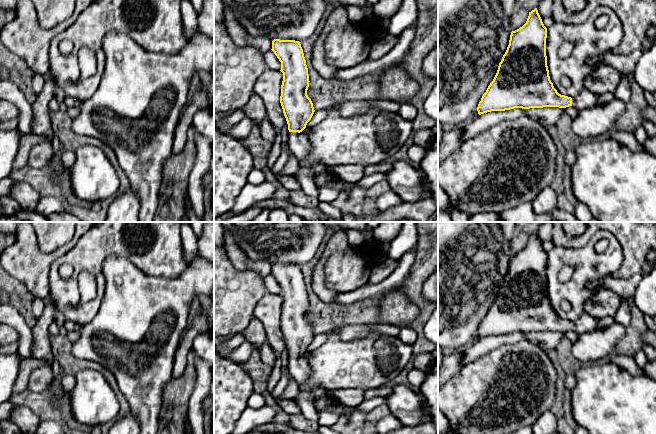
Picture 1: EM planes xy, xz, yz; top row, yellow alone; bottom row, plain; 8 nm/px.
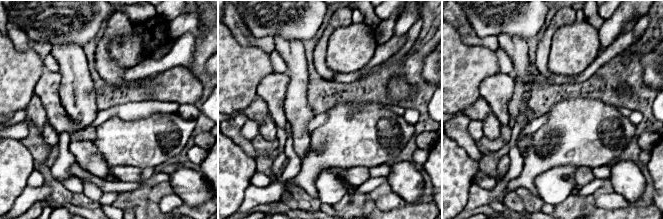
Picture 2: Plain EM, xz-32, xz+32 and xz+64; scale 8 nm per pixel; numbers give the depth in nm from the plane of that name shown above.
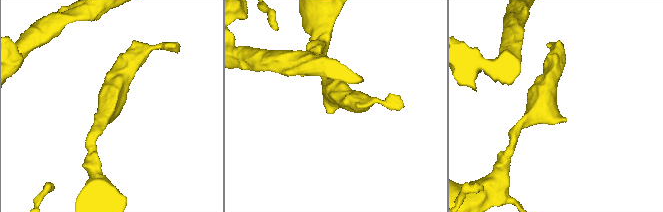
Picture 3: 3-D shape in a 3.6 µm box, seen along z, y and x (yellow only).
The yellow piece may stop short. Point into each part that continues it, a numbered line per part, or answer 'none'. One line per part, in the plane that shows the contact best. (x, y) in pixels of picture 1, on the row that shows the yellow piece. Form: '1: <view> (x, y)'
1: xz (299, 145)

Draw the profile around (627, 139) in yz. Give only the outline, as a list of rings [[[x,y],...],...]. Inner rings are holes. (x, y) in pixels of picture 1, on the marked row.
[[[614,131],[609,133],[606,137],[614,139],[632,151],[645,151],[643,145],[637,141],[633,132]]]

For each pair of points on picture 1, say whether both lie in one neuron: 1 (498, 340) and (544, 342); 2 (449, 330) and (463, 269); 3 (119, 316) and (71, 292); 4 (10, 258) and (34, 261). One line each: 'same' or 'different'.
1: same
2: same
3: different
4: same

